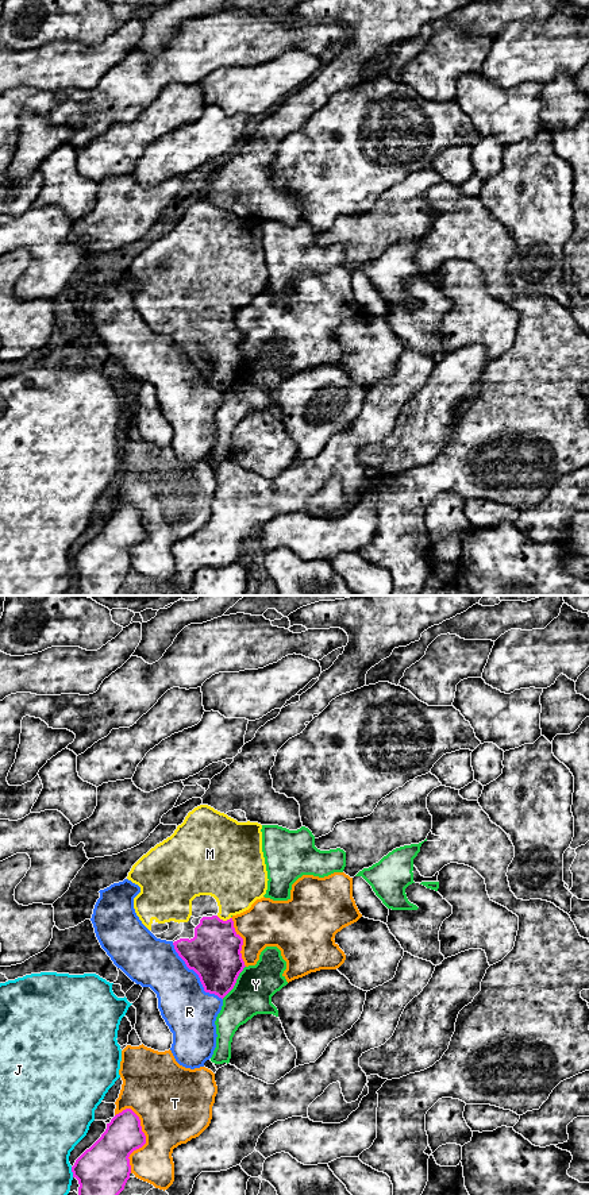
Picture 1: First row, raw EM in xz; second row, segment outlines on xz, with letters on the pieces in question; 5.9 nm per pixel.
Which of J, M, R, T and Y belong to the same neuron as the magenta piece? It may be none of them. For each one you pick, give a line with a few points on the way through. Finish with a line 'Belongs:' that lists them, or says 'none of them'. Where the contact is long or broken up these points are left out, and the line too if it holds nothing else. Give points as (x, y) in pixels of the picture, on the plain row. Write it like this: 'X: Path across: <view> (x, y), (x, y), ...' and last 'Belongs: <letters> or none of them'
Belongs: M

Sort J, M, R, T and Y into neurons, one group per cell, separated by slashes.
J / M / R / T / Y

